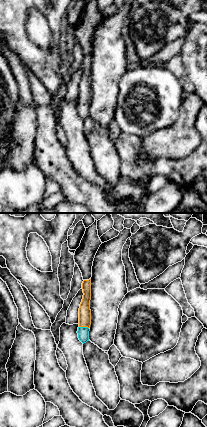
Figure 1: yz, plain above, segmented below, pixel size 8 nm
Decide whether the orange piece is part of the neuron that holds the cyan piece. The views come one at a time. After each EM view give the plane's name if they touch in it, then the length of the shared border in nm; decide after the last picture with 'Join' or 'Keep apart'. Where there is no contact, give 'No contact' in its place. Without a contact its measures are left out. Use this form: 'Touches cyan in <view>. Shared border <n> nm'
Touches cyan in yz. Shared border 80 nm

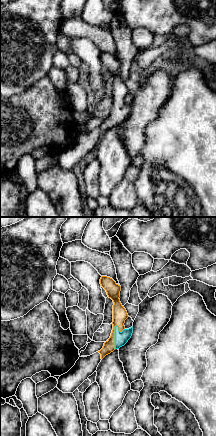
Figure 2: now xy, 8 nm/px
Touches cyan in xy. Shared border 200 nm

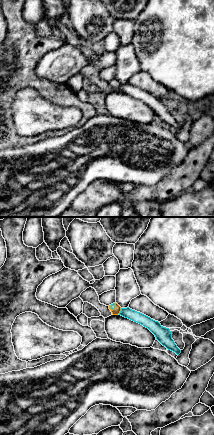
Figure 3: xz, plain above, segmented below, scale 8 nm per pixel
Touches cyan in xz. Shared border 50 nm

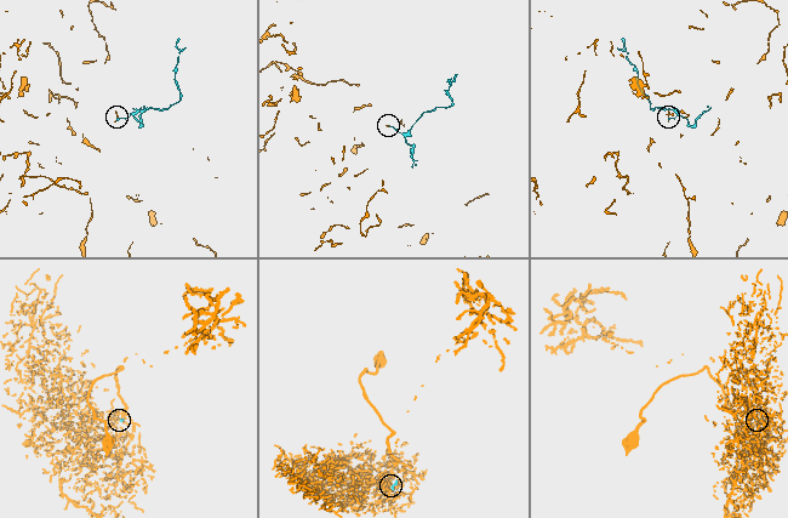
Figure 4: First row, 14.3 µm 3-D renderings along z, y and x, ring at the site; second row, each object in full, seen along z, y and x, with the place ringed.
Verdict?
Join

